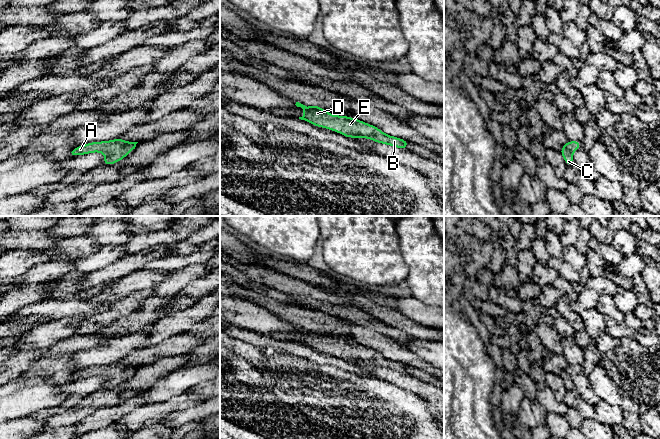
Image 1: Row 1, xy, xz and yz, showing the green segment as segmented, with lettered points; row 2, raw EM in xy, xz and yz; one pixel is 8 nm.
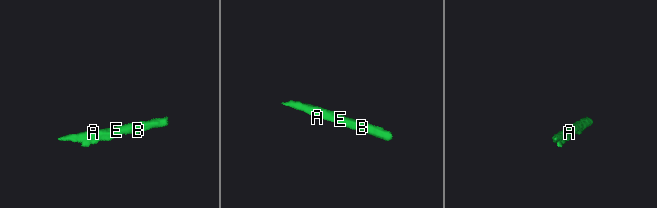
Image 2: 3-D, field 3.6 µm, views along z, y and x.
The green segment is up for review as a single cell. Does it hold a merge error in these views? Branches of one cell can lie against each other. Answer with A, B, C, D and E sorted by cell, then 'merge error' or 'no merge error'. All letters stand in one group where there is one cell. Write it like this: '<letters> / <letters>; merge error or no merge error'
A B C D E; no merge error

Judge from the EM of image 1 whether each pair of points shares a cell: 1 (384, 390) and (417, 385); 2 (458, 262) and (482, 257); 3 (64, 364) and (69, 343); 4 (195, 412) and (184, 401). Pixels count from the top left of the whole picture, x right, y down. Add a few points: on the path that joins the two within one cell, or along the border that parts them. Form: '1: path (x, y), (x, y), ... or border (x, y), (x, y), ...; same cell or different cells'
1: border (379, 379), (412, 392), (422, 399); different cells
2: border (458, 238), (460, 251), (467, 257), (468, 277); different cells
3: border (69, 355), (43, 357); different cells
4: border (206, 399), (181, 409), (172, 410), (167, 415); different cells

